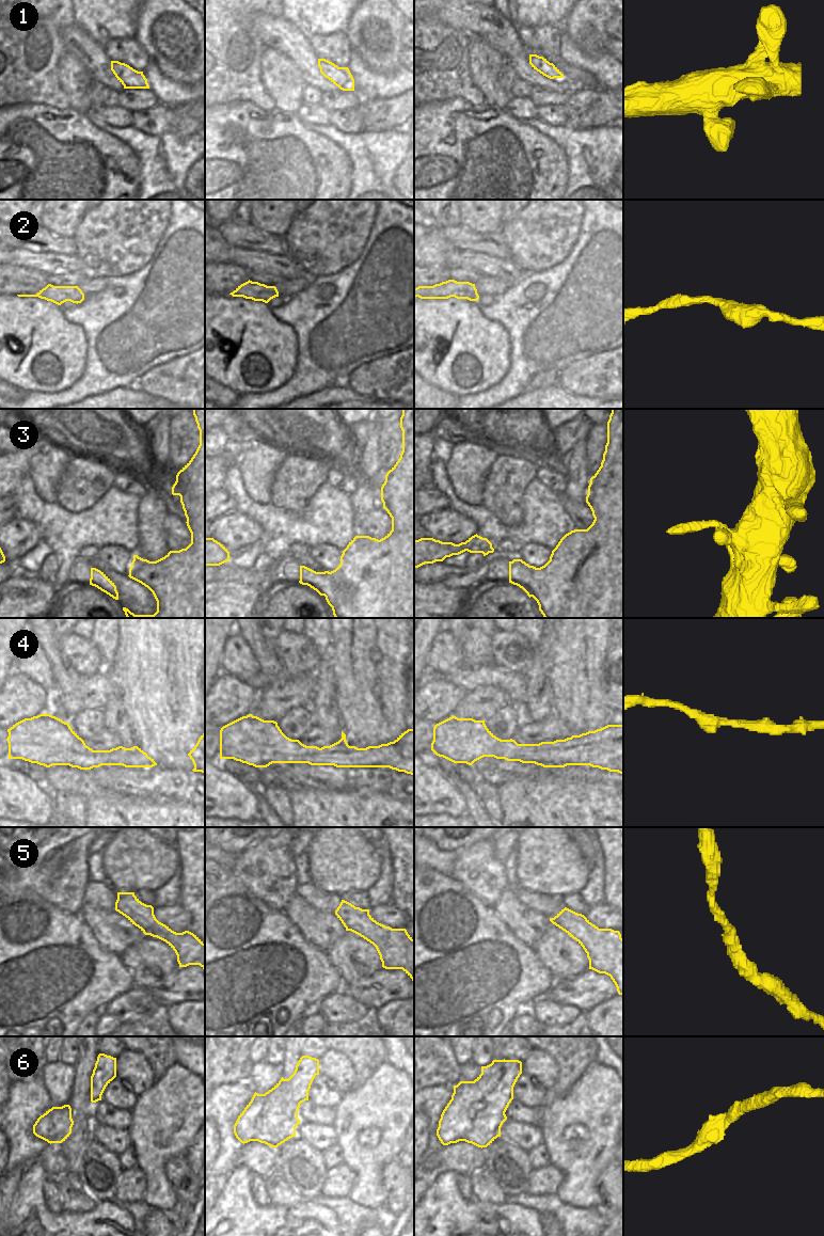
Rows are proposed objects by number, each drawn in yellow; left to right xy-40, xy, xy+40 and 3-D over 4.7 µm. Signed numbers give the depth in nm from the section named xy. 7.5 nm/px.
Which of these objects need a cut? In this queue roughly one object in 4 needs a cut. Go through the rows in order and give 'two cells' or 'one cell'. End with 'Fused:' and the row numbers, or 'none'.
1: one cell
2: one cell
3: one cell
4: one cell
5: one cell
6: one cell
Fused: none

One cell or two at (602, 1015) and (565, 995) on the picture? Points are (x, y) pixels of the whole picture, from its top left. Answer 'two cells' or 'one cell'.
two cells

